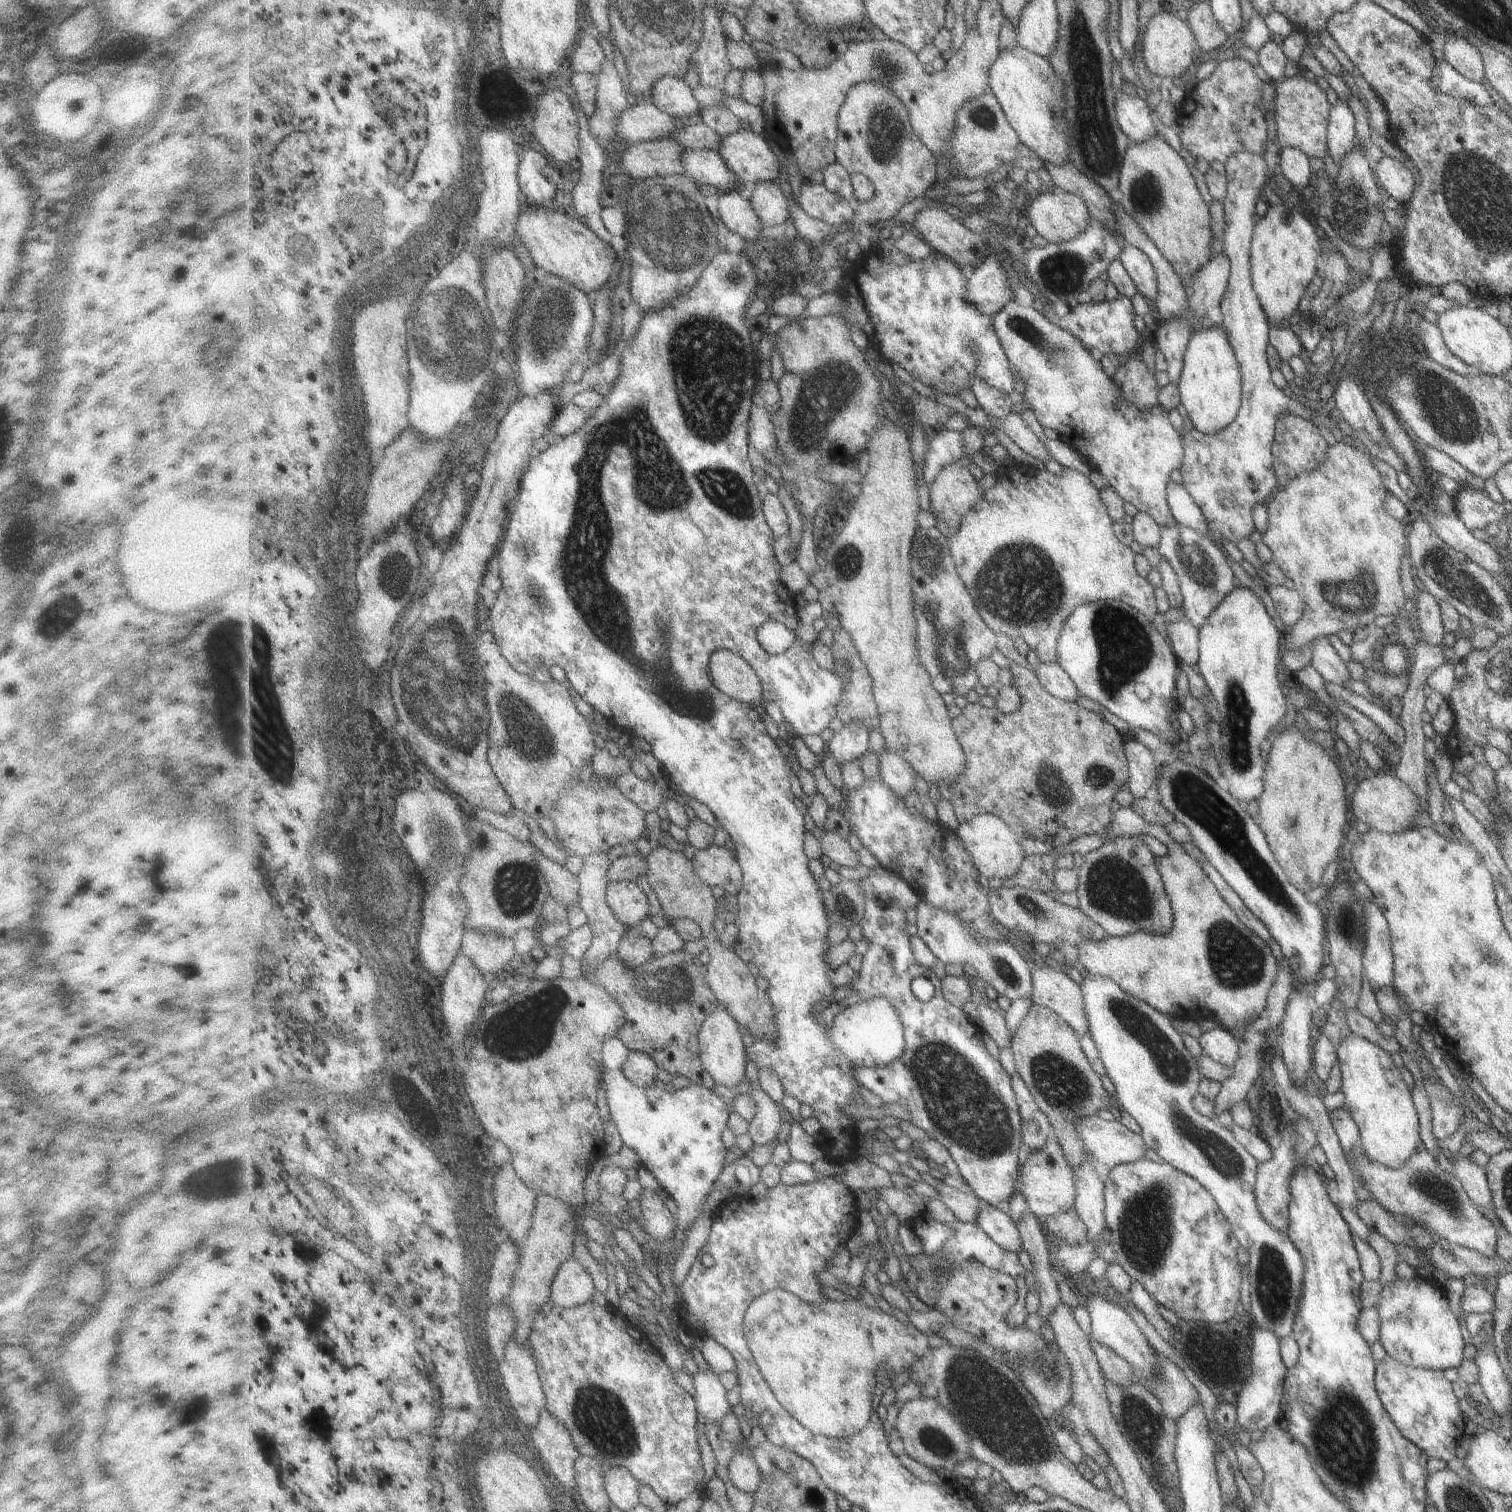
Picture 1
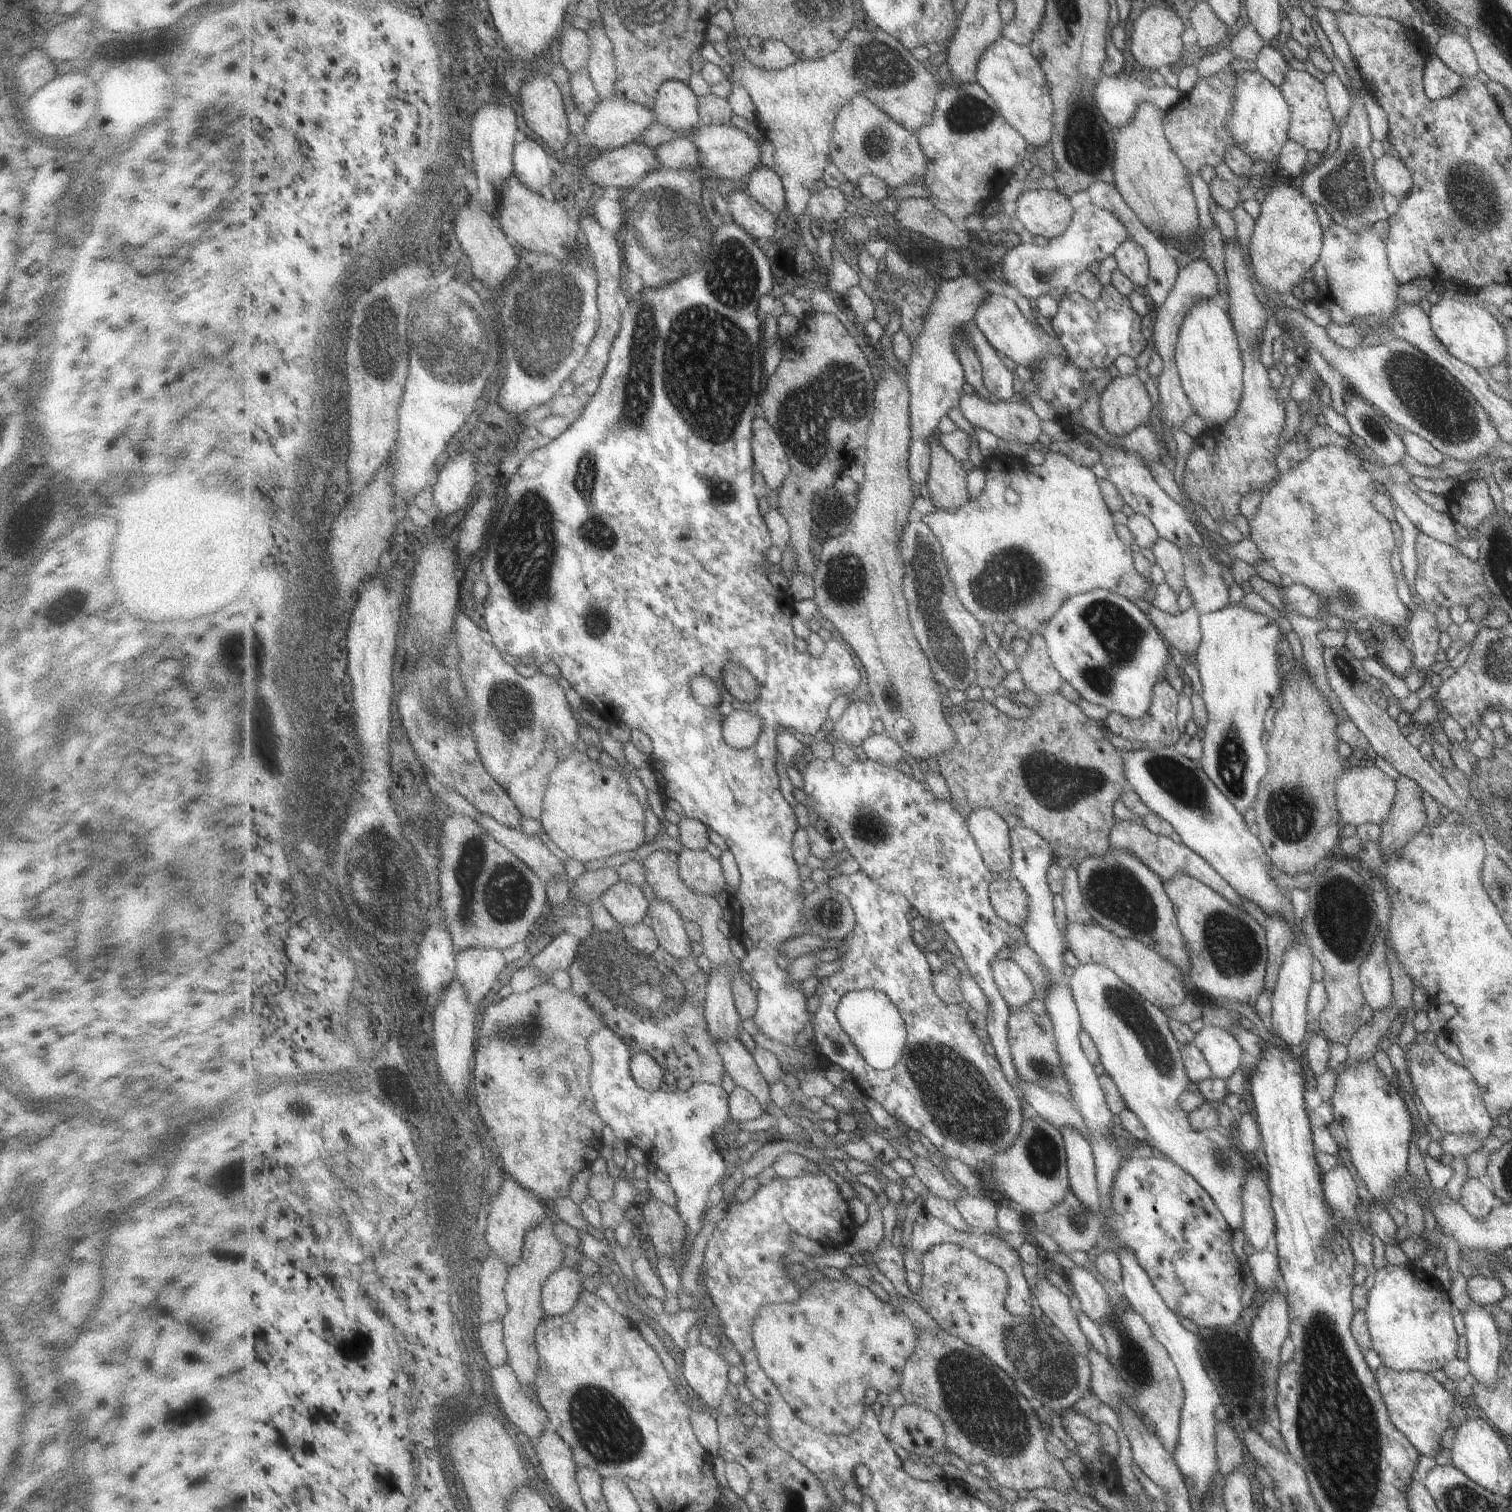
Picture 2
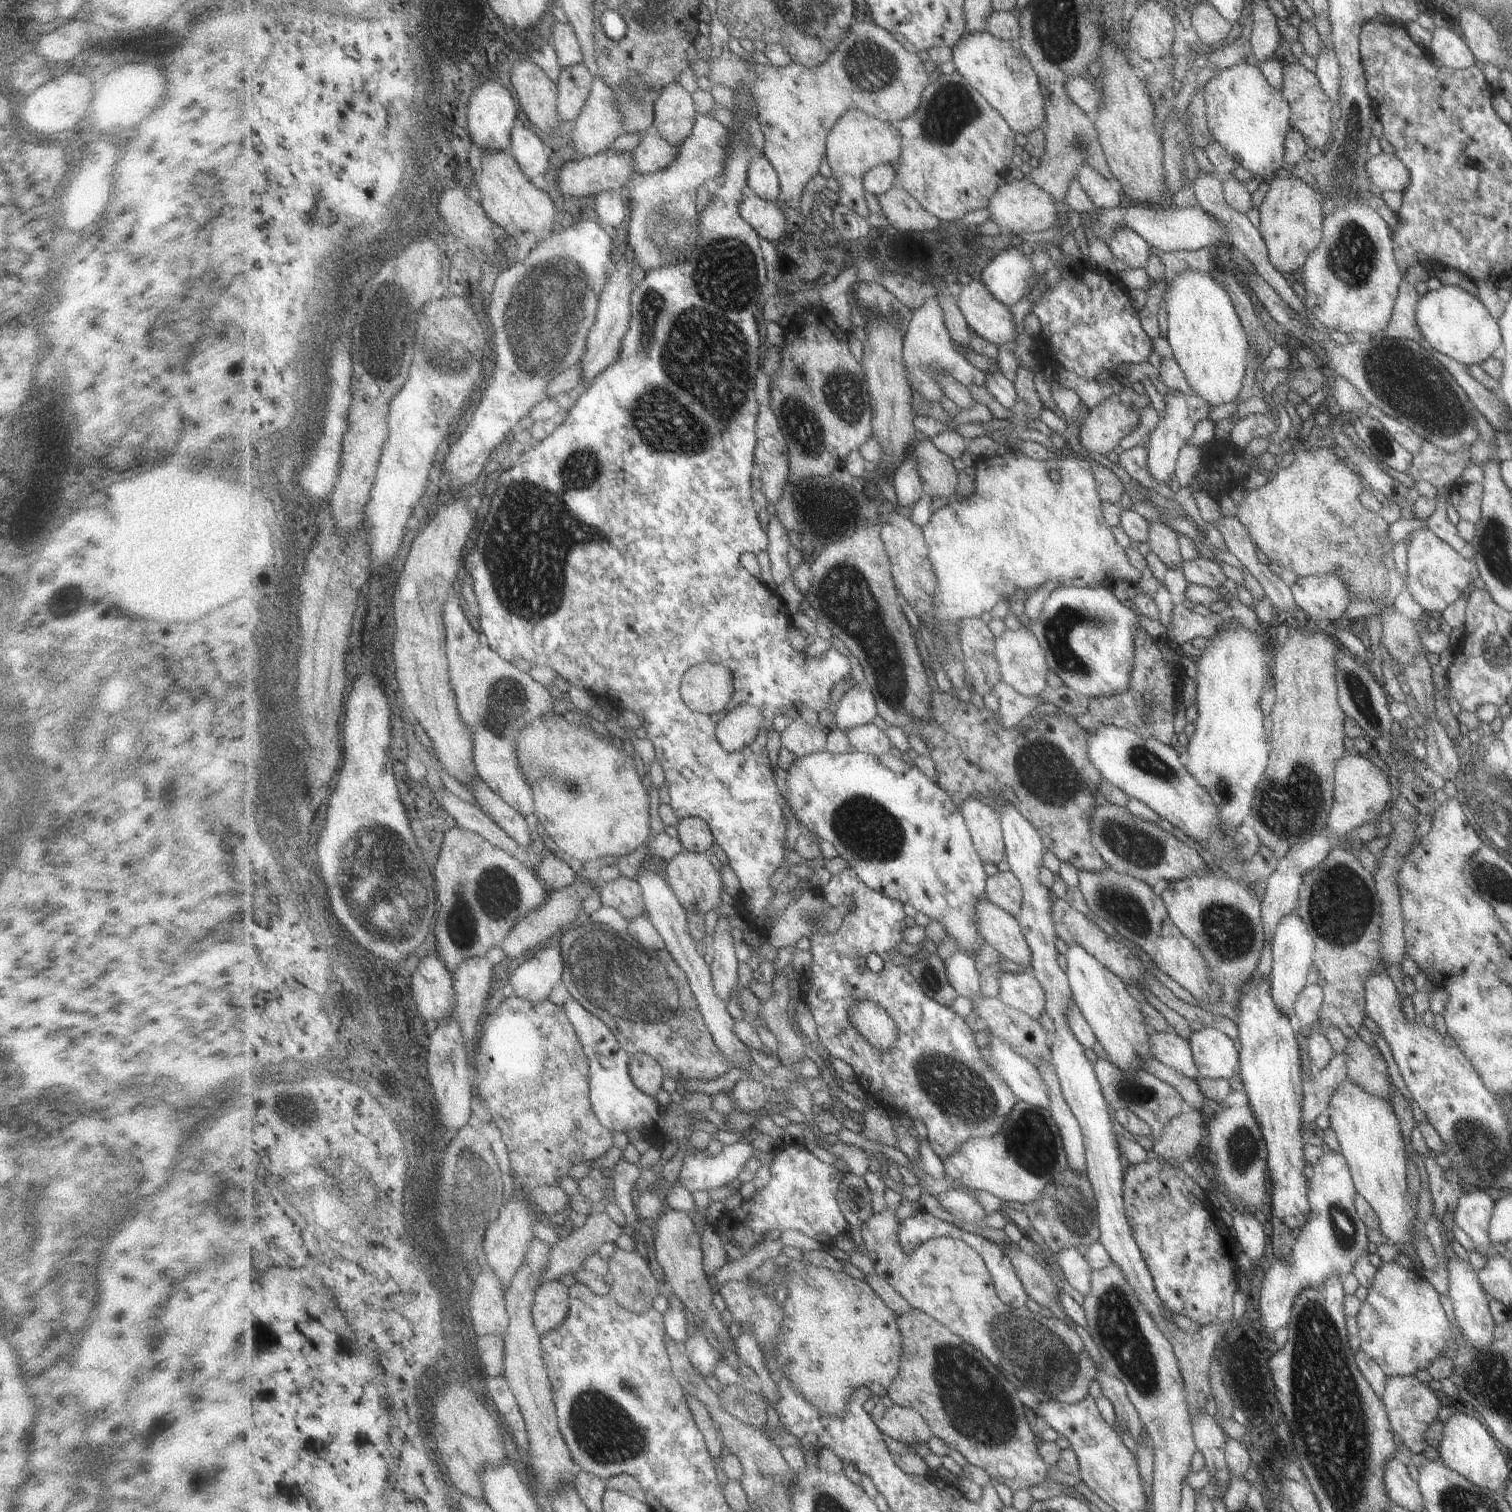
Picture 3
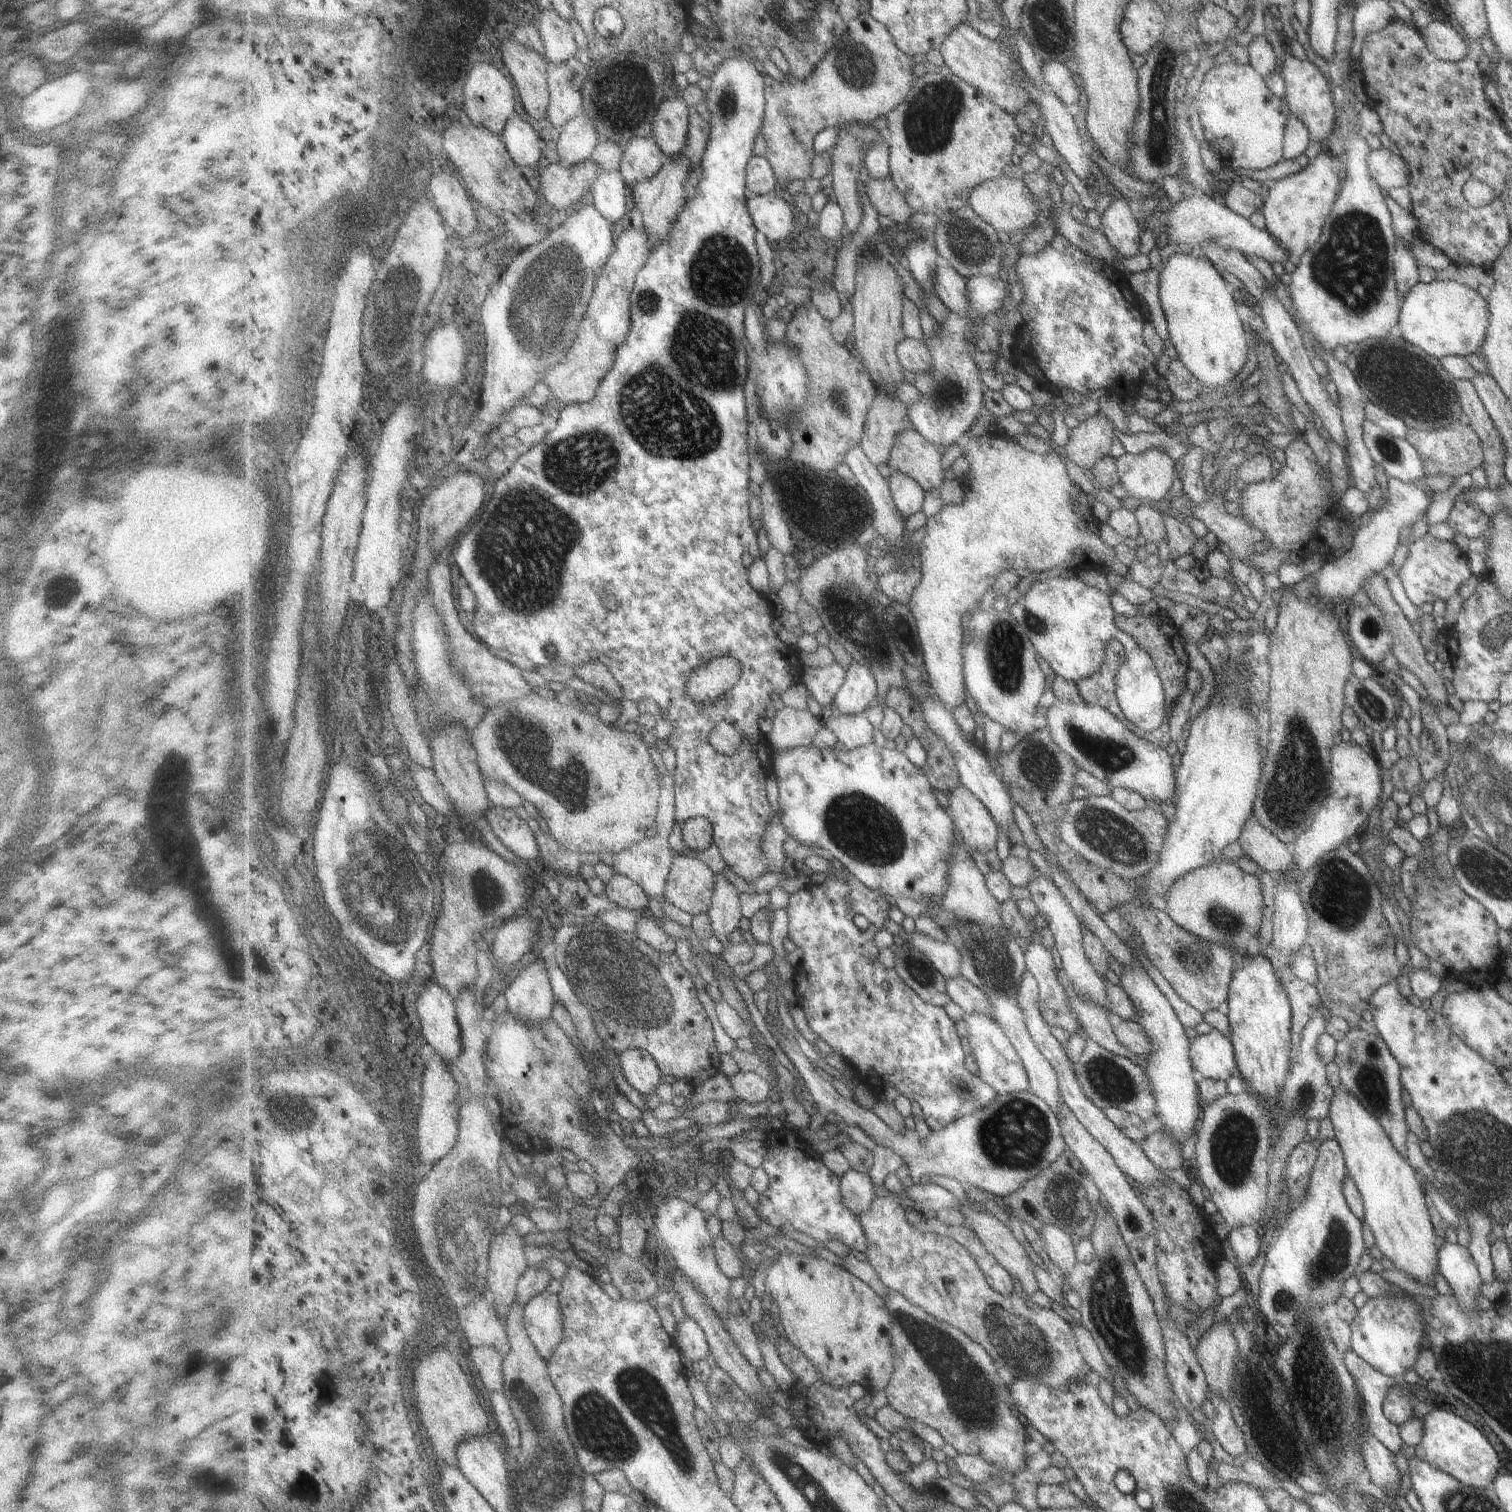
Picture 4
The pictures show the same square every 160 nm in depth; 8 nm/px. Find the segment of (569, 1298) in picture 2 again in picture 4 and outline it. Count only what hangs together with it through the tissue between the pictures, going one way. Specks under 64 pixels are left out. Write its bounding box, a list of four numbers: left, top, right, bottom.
[524,1291,564,1360]

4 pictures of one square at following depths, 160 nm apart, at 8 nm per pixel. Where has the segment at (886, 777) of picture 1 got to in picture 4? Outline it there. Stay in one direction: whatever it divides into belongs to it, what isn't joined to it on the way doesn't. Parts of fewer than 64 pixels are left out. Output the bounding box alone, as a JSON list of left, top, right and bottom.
[823,710,876,749]

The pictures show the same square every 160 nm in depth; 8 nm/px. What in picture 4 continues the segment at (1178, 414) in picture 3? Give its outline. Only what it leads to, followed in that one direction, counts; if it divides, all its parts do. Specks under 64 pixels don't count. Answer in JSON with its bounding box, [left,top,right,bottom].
[1116,448,1176,502]

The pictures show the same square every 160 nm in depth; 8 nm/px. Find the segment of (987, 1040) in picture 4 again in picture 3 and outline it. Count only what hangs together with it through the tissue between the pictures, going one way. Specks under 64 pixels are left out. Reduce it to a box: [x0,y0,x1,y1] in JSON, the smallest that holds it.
[987,1029,1050,1109]

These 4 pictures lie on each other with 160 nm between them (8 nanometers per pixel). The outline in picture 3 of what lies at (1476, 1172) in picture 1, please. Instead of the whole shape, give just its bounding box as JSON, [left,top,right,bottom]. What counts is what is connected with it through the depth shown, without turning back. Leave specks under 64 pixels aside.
[1452,1188,1494,1254]

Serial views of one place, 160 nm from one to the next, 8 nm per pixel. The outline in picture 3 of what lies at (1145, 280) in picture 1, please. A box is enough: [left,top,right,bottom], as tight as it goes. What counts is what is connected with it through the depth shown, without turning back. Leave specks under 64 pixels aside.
[1107,227,1149,269]

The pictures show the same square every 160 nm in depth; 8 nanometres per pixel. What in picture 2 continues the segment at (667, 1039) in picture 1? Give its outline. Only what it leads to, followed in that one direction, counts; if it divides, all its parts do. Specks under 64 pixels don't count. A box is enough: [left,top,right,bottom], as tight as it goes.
[569,931,727,1084]

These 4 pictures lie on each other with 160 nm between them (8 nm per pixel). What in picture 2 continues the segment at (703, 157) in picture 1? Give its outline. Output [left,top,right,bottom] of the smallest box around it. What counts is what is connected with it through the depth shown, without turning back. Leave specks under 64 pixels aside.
[656,137,700,170]

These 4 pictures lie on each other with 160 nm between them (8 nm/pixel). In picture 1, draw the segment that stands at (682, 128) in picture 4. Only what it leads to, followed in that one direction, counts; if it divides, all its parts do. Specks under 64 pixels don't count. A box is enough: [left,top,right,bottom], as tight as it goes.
[651,77,701,122]

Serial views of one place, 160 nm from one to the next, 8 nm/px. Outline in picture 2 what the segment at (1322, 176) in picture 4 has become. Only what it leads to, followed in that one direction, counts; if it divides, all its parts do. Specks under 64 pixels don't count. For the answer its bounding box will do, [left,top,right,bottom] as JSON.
[1247,182,1322,294]

